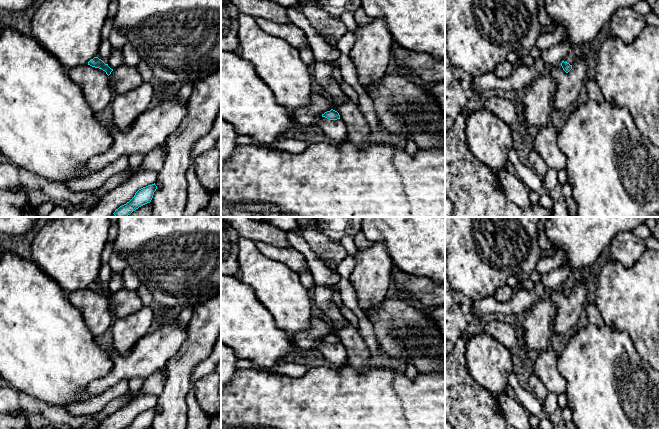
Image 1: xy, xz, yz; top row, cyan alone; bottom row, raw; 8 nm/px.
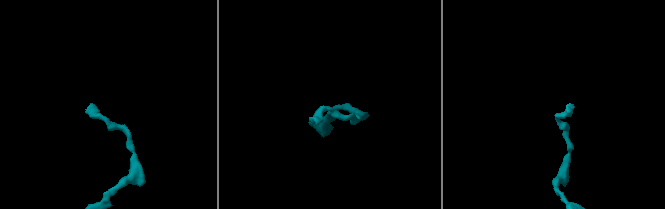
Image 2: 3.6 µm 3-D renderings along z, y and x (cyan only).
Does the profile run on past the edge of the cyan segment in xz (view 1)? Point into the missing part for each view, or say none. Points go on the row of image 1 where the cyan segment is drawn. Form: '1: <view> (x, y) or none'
1: none

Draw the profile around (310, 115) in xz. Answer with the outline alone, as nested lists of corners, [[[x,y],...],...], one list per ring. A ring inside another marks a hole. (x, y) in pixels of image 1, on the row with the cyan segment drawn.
[[[311,93],[309,104],[292,113],[295,123],[304,127],[318,125],[323,134],[333,140],[334,144],[341,144],[348,140],[345,123],[341,119],[329,120],[322,115],[332,109],[332,101],[318,93]]]

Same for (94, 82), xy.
[[[88,64],[67,72],[69,78],[82,89],[91,110],[97,114],[111,103],[114,94],[105,71]]]

